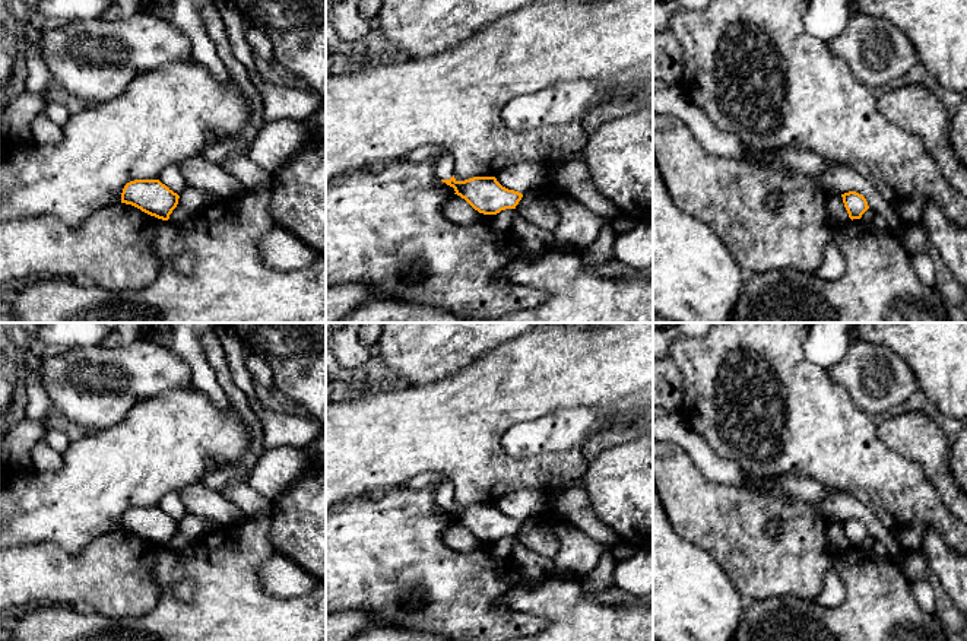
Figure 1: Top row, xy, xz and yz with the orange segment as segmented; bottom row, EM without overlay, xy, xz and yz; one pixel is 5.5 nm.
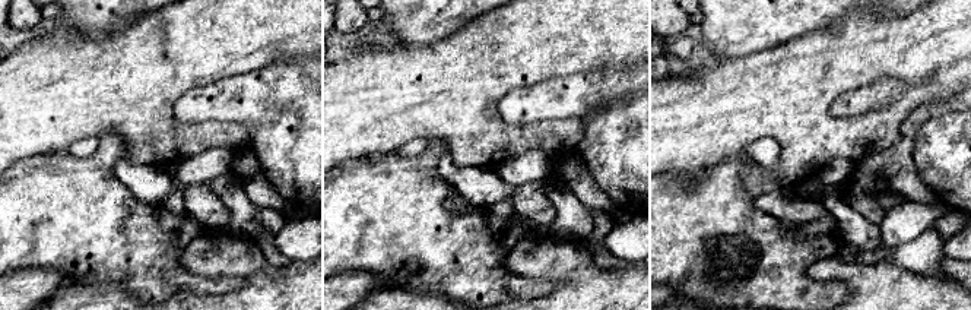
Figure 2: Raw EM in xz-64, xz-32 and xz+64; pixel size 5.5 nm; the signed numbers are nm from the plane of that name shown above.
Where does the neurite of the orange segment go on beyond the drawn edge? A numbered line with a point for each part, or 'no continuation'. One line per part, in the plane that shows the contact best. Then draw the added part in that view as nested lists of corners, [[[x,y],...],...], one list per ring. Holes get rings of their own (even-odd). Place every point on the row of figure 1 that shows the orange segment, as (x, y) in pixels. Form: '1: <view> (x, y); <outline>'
1: xz (443, 159); [[[425,145],[409,152],[405,156],[408,162],[427,162],[432,161],[435,166],[435,174],[440,180],[450,180],[454,175],[454,158],[441,145]]]

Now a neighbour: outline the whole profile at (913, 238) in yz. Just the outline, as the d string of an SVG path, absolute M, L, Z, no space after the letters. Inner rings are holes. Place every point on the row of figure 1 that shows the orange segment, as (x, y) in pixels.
M923 222L914 225L904 223L901 244L907 253L923 251L926 242L929 242L929 238Z

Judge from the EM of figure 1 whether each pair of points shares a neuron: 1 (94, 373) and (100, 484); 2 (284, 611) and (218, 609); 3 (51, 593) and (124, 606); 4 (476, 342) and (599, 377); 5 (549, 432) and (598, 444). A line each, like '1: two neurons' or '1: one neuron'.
1: two neurons
2: one neuron
3: one neuron
4: two neurons
5: two neurons

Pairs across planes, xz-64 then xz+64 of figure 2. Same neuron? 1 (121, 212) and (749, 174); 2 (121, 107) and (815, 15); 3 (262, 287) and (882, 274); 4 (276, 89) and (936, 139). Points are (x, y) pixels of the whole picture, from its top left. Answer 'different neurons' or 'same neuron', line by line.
1: different neurons
2: different neurons
3: same neuron
4: same neuron

